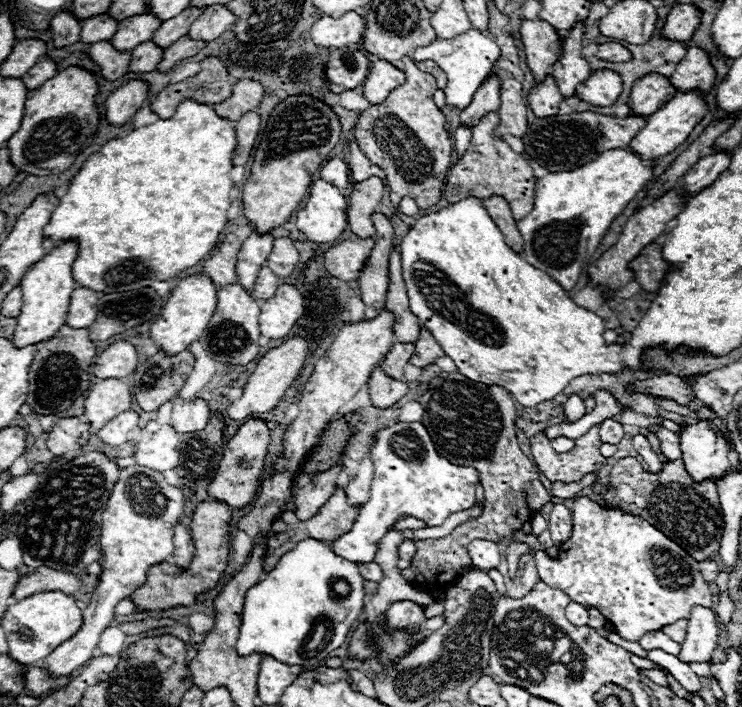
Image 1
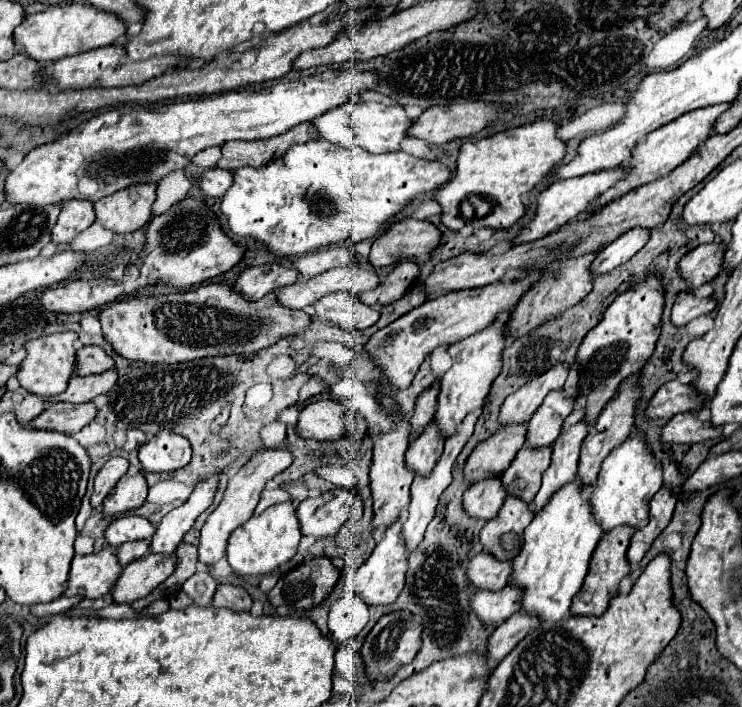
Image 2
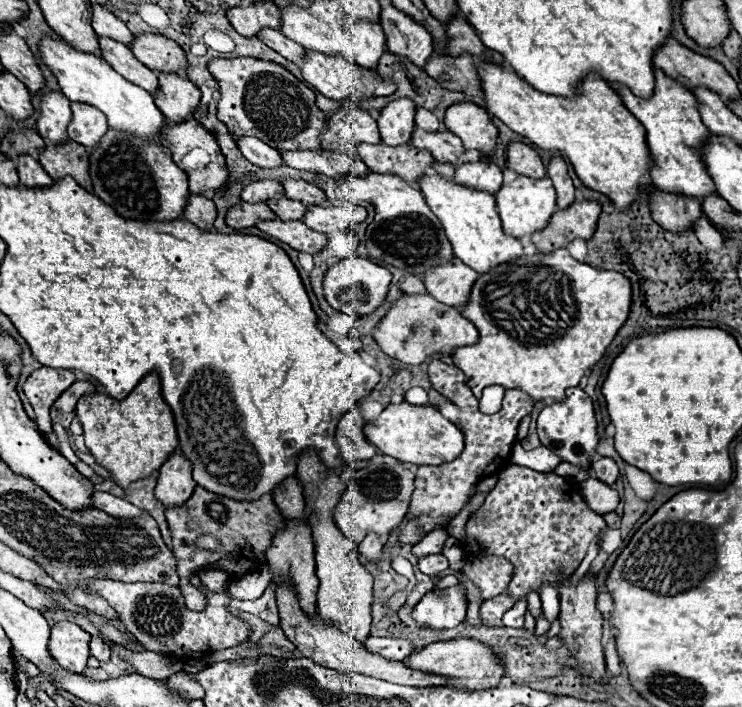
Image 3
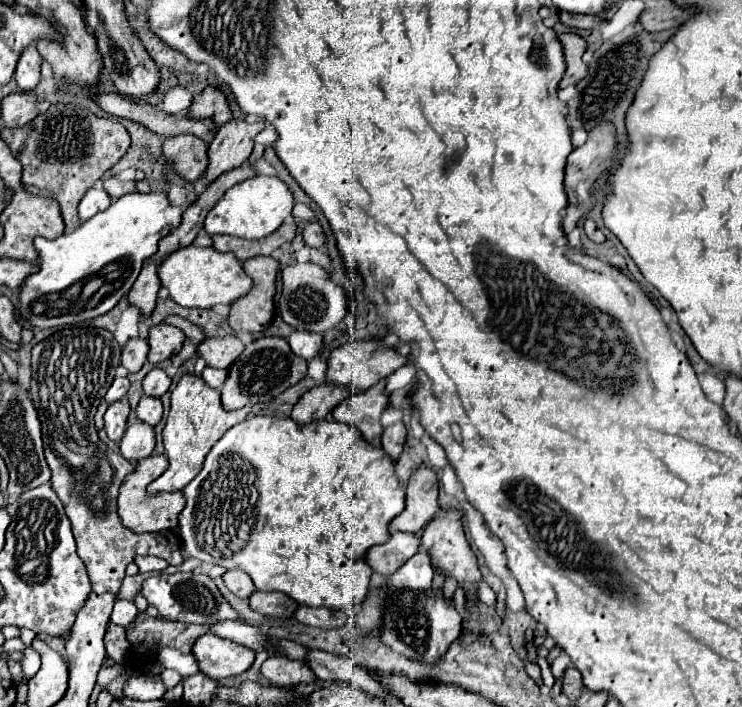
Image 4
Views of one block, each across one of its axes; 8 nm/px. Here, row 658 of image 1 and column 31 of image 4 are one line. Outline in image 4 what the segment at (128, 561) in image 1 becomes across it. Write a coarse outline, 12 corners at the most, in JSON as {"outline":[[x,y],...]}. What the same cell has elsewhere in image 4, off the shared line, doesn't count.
{"outline":[[36,46],[22,50],[14,78],[20,90],[34,90],[42,58]]}

